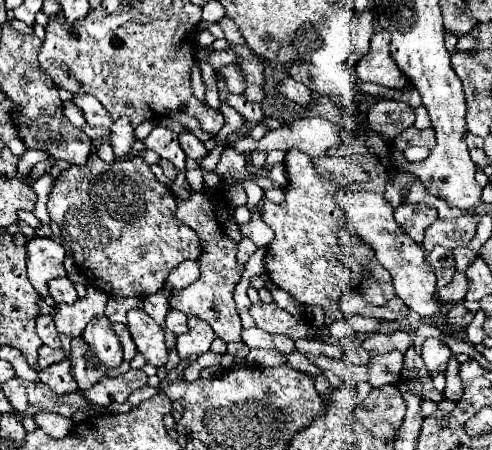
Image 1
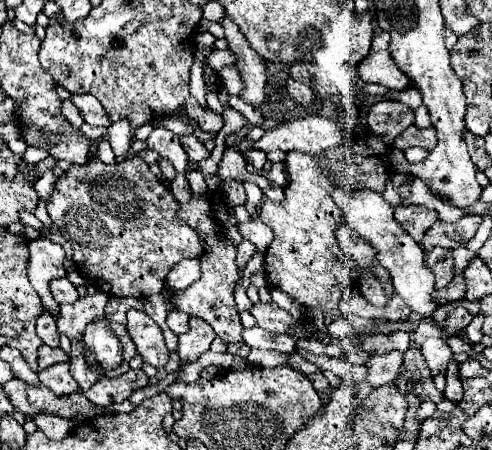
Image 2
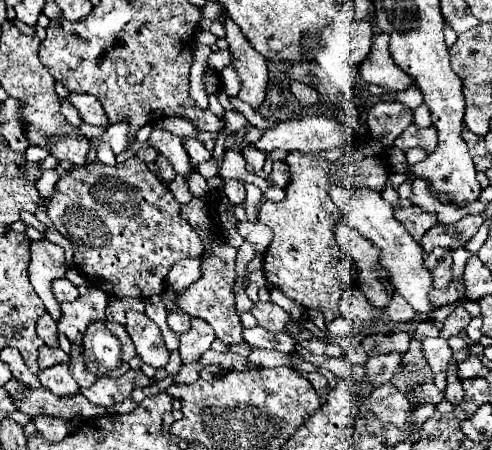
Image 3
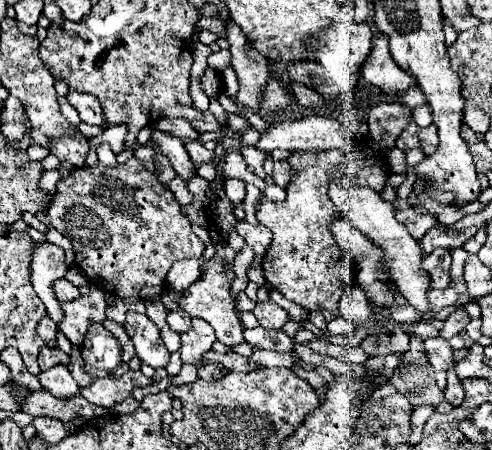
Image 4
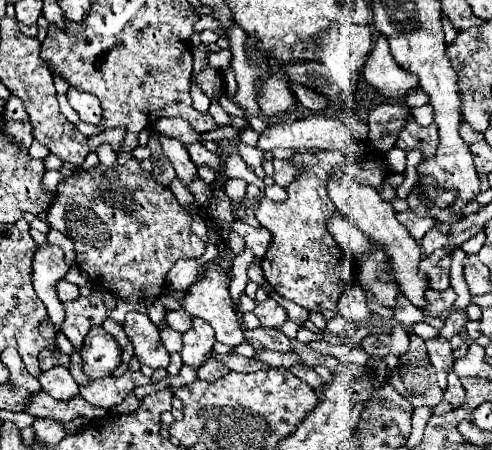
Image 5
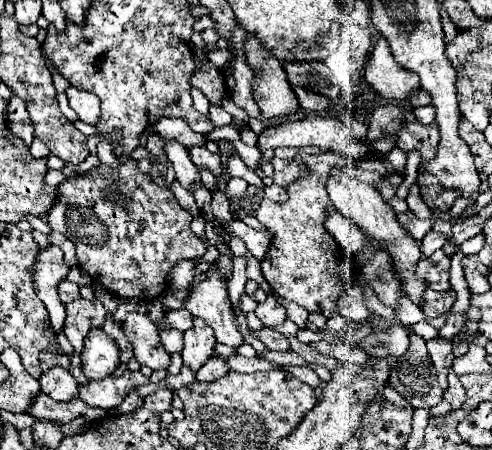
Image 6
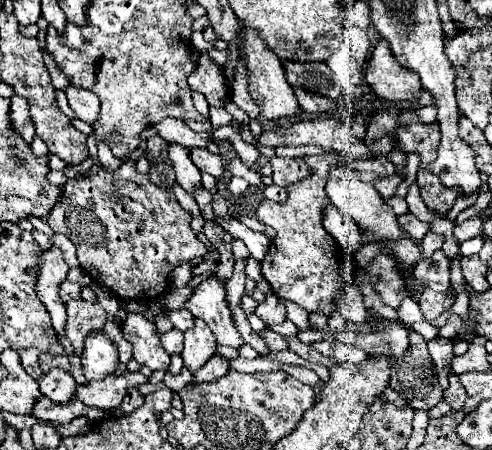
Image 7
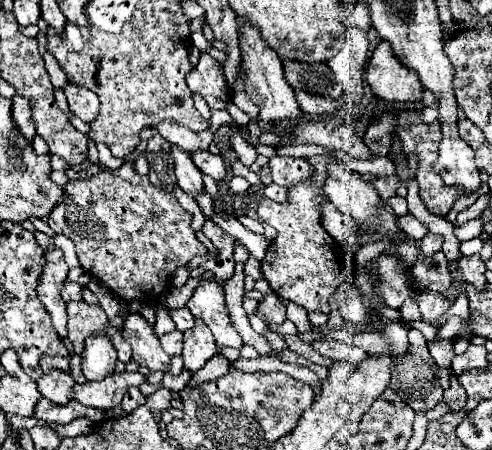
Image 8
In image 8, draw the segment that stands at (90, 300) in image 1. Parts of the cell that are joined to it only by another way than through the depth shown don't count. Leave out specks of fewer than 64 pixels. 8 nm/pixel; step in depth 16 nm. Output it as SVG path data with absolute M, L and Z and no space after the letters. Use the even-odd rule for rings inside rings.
M86 302L68 304L68 340L74 344L74 352L82 356L84 340L94 334L108 336L106 332L108 316L100 306L90 306Z

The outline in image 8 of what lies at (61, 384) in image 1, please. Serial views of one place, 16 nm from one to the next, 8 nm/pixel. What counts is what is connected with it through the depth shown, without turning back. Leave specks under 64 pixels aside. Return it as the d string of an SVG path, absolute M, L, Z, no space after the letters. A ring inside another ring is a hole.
M48 372L36 384L38 384L40 394L46 400L62 406L62 404L68 404L68 400L70 400L74 380L70 374L64 374L64 372Z

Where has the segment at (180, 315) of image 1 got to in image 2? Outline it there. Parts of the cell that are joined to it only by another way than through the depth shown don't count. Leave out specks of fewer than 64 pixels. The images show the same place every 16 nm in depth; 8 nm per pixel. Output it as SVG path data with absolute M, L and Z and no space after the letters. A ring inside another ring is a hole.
M170 310L168 312L168 318L166 318L168 328L172 332L176 332L176 334L184 334L190 328L188 326L188 320L190 320L190 316L186 312L180 312L180 310Z

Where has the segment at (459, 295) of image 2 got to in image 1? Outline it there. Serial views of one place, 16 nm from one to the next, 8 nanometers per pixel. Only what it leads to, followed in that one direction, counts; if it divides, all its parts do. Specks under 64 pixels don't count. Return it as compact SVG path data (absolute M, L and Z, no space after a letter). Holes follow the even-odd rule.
M456 274L448 286L444 286L444 288L440 288L440 290L436 292L436 298L438 298L442 304L462 302L464 296L466 296L466 290L468 290L468 282L464 280L464 274Z

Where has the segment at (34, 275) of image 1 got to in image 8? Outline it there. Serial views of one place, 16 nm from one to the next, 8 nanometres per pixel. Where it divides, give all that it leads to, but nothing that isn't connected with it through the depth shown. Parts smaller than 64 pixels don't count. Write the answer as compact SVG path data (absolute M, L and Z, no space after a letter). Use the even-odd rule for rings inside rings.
M54 248L52 252L46 252L46 266L44 266L44 272L42 272L38 294L40 294L40 300L46 308L46 312L52 318L52 324L54 324L56 332L62 338L66 338L68 332L66 332L66 304L60 296L60 288L66 282L68 270L70 268L64 262L64 256L62 256L60 248Z

